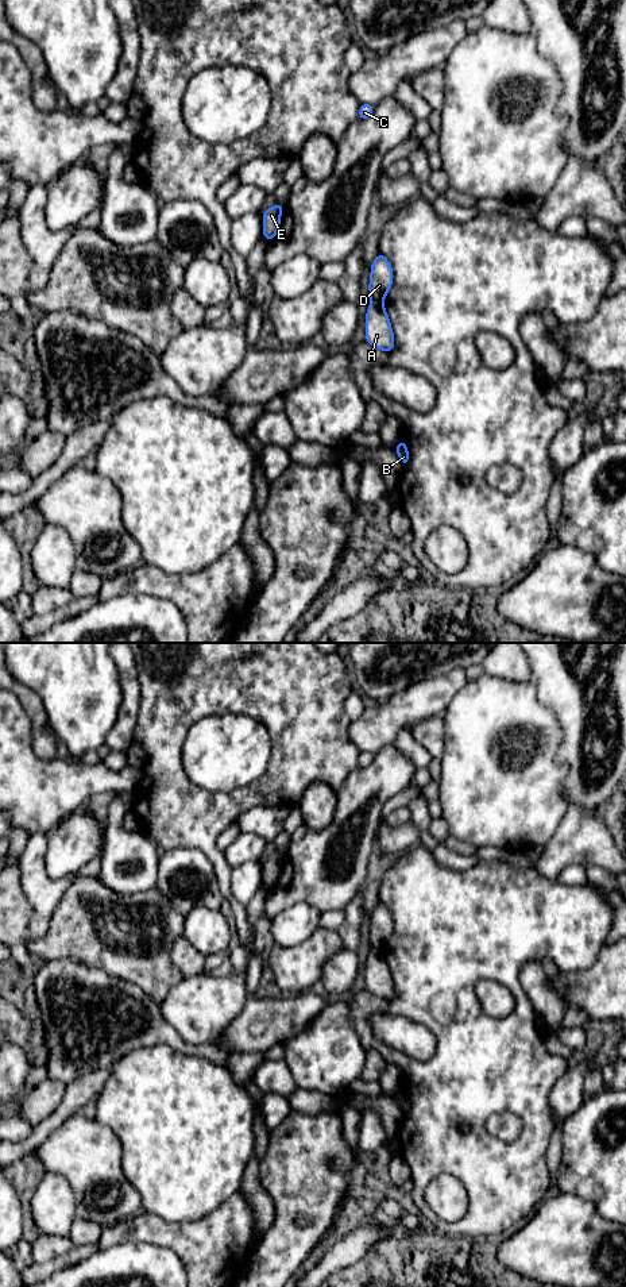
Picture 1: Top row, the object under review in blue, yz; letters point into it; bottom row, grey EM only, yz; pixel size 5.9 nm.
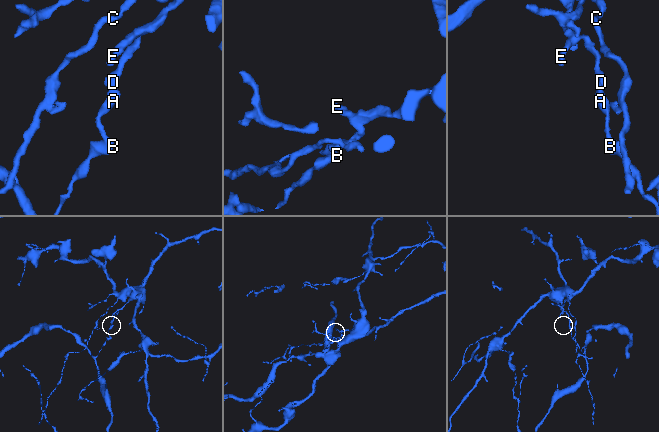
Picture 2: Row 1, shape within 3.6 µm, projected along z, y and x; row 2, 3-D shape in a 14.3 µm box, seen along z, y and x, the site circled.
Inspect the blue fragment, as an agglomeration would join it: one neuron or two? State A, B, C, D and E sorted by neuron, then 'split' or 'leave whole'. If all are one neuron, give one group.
A B / C D E | split

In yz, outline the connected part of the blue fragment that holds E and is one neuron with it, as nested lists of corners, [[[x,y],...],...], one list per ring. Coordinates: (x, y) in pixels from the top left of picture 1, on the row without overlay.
[[[277,851],[274,855],[270,858],[264,858],[264,864],[263,864],[263,885],[267,889],[273,889],[274,885],[278,881],[279,871],[281,871],[281,862],[285,855],[282,855],[279,851]]]

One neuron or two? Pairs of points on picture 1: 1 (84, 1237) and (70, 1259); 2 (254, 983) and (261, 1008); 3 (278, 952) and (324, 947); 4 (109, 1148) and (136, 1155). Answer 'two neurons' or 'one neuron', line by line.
1: two neurons
2: two neurons
3: one neuron
4: two neurons

